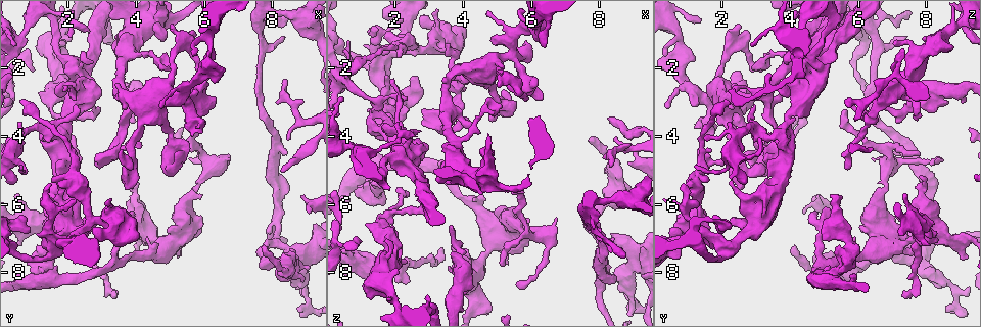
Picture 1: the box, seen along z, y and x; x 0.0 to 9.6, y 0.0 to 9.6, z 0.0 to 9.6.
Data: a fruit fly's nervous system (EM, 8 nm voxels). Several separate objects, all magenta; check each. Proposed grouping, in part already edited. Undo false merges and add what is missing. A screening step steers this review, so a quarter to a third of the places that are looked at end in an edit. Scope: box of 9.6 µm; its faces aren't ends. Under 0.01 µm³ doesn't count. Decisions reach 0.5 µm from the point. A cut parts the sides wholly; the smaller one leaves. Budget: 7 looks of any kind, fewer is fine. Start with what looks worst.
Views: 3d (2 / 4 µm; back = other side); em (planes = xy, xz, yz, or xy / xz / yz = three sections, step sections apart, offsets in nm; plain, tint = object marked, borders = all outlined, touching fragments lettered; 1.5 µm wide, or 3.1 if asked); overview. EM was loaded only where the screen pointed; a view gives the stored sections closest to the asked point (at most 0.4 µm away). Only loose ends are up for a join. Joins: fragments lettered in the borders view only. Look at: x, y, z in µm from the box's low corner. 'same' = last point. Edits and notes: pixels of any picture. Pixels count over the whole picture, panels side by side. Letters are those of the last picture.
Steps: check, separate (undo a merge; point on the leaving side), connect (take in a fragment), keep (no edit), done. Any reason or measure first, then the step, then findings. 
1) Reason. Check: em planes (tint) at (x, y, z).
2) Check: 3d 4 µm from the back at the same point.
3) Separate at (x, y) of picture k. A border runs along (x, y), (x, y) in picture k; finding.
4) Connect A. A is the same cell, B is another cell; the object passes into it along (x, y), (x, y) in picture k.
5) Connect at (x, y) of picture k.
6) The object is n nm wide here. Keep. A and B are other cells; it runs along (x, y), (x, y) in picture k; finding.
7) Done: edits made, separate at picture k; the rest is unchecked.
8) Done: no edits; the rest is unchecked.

An open end. Check: em planes (borders) at (5.15, 4.60, 7.85).

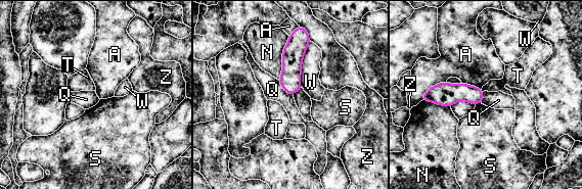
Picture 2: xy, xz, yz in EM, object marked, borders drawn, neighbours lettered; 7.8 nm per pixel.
Keep. A, N, Q, S, T, W and Z are other cells; no lettered fragment goes on from it.

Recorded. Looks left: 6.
A narrow waist. Check: em planes (borders) at (2.15, 3.00, 3.00).

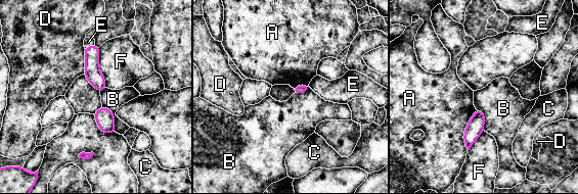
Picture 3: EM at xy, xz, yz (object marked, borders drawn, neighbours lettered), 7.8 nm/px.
Keep. A, B, C, D, E and F are other cells; a border runs along (102, 105), (113, 113), (117, 132) in picture 3; all the same neuron.

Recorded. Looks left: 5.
An open end. Check: em yz step 8 (tint) at (6.70, 4.70, 6.45).

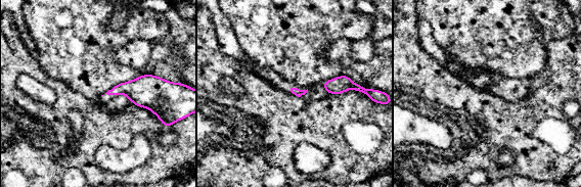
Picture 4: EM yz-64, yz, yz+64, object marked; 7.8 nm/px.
Check: em planes (tint) at the same point.

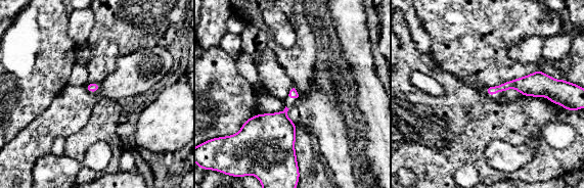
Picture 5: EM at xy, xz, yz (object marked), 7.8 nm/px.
Check: em planes (borders) at the same point.

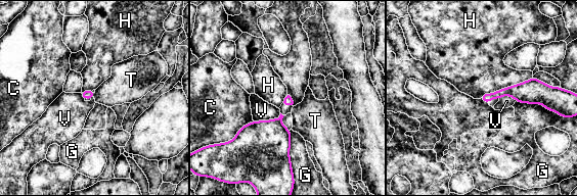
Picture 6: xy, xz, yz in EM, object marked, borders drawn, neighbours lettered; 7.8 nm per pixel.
The longest contact is with H, 460 nm. Keep. C, G, H, T and V are other cells; a border runs along (532, 76), (482, 93), (479, 98) in picture 6; no lettered fragment goes on from it.

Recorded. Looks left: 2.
Done: no edits; the rest is unchecked.

